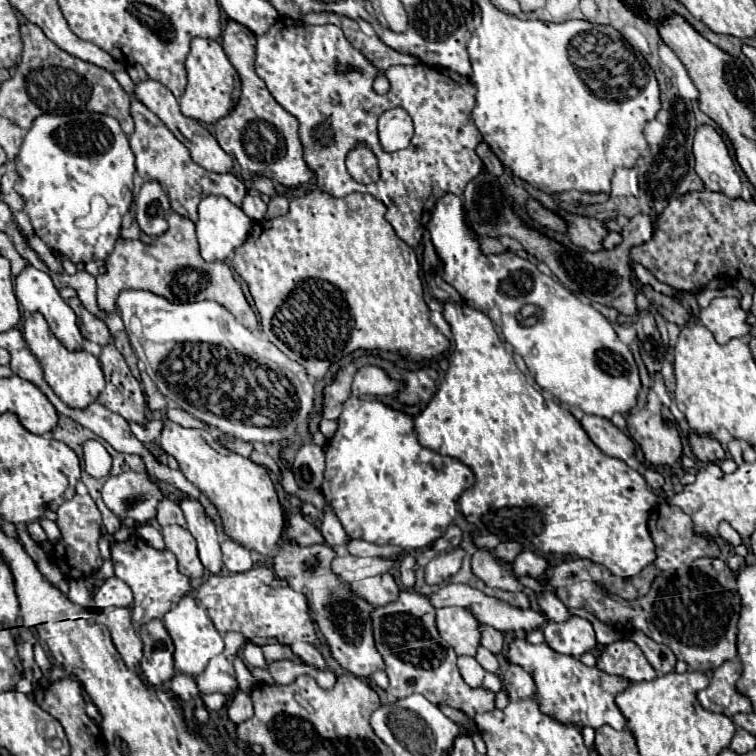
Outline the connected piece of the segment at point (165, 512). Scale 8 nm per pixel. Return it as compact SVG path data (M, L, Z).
M163 498L159 502L159 506L157 506L157 522L159 522L159 526L177 524L181 528L187 528L187 522L183 520L183 512L179 512L179 506L169 498Z

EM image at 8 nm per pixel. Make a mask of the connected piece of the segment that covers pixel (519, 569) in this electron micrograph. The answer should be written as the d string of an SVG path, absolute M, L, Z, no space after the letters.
M523 550L523 552L517 556L517 560L513 562L513 566L515 566L515 574L517 574L517 576L529 574L529 576L533 576L533 578L539 578L539 576L543 576L543 572L549 568L549 562L547 562L545 558L541 558L541 556L537 556L537 554L531 552L531 550Z

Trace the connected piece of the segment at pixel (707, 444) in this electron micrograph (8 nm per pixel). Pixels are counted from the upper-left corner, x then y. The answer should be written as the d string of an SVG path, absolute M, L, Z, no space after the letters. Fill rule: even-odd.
M693 432L689 434L689 446L691 452L697 456L697 460L701 462L721 462L725 458L725 450L713 436Z

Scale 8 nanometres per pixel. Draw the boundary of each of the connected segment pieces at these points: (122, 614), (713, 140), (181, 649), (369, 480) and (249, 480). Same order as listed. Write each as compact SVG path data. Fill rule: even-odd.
M105 608L95 614L95 620L109 628L115 648L119 650L127 668L137 670L143 656L143 644L135 632L129 608Z
M699 126L693 140L695 172L707 190L723 192L729 198L741 196L741 178L723 136L713 126Z
M185 596L177 606L173 606L165 616L163 616L163 624L175 644L175 668L177 672L185 672L191 676L197 676L205 670L207 662L223 652L223 638L221 634L215 630L207 610L203 606L197 604L197 600L193 596Z
M351 396L343 404L337 420L339 428L325 446L327 470L321 492L333 506L339 522L349 538L367 540L373 544L395 544L411 551L433 544L457 516L457 500L461 492L473 486L473 472L451 456L441 456L417 442L411 416L385 406L379 400L361 400Z
M163 418L163 432L159 438L161 448L179 462L179 470L193 482L219 510L225 534L241 546L261 554L273 556L279 536L285 528L283 510L265 466L235 454L221 446L207 430L183 428L169 418Z

